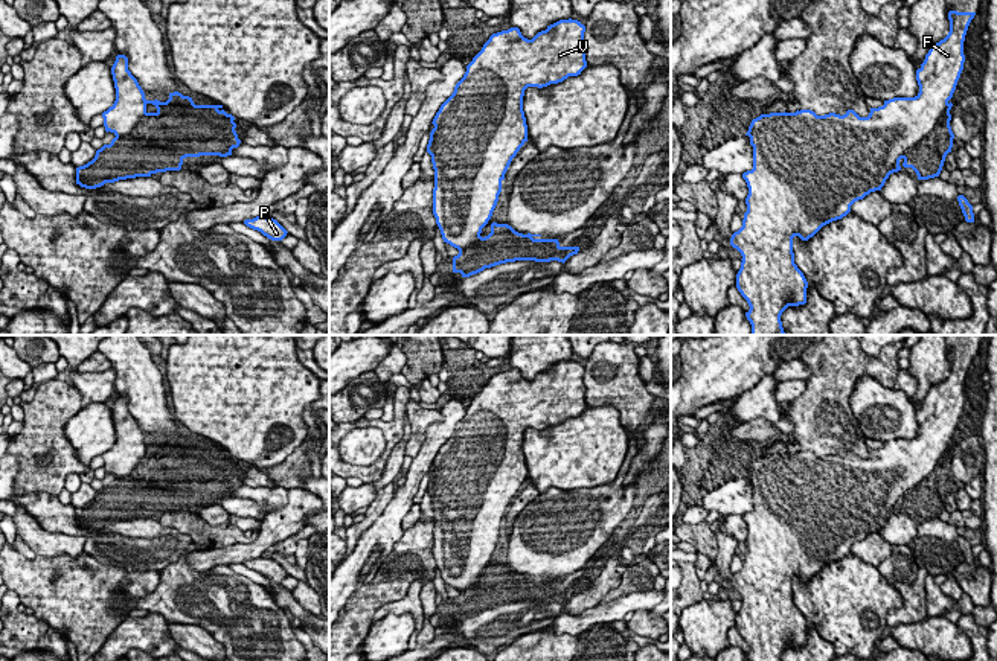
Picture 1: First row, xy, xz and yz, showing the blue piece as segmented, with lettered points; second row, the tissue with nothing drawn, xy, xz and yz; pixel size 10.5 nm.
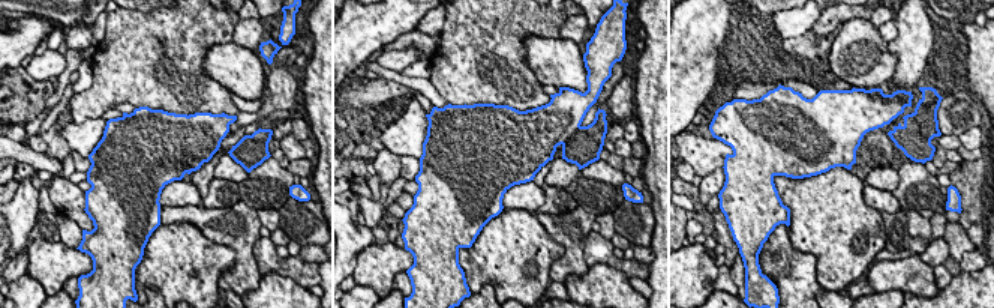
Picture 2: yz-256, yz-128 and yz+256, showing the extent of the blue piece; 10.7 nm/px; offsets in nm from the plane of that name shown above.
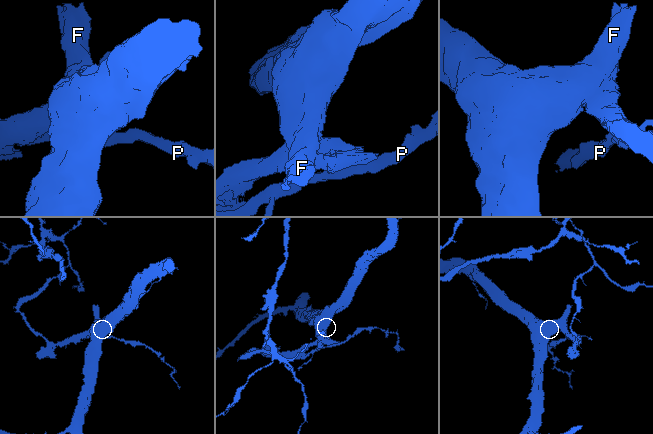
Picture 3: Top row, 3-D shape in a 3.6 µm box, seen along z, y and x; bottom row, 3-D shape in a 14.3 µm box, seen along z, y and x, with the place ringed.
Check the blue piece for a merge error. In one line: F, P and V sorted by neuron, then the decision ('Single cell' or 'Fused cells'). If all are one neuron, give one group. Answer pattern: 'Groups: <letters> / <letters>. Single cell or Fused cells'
Groups: F V / P. Fused cells

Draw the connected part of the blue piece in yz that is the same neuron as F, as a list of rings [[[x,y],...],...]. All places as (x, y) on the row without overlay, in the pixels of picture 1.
[[[950,352],[950,373],[933,385],[916,411],[919,434],[893,439],[870,449],[867,458],[854,451],[843,457],[817,457],[811,451],[770,454],[753,460],[745,477],[753,487],[753,510],[742,515],[749,536],[742,568],[730,579],[741,597],[736,629],[750,650],[747,661],[781,661],[788,647],[806,644],[808,623],[794,605],[793,579],[813,579],[823,567],[842,560],[851,547],[881,532],[890,515],[901,512],[899,501],[936,466],[953,439],[963,411],[963,382],[976,353]]]

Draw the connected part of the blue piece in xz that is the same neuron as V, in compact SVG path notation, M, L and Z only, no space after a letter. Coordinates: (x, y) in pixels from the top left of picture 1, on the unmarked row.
M559 361L532 381L521 376L518 369L492 375L482 391L466 407L463 419L456 425L453 436L441 446L433 460L427 493L434 510L433 556L444 583L457 591L473 588L482 579L502 533L505 515L520 489L527 483L527 466L523 452L523 437L527 428L547 428L569 417L578 417L587 408L585 367L578 361Z

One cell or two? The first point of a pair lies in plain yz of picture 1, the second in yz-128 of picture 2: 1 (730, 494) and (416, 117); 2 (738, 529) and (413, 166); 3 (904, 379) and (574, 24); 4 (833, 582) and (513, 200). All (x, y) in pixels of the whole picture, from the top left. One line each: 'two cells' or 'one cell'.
1: one cell
2: one cell
3: one cell
4: two cells

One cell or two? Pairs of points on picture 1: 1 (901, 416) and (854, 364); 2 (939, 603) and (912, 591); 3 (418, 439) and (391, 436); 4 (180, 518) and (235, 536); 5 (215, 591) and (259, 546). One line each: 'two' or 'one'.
1: two
2: two
3: two
4: one
5: two

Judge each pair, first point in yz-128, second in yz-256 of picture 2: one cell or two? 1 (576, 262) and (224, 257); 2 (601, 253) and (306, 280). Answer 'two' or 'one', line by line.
1: two
2: one

